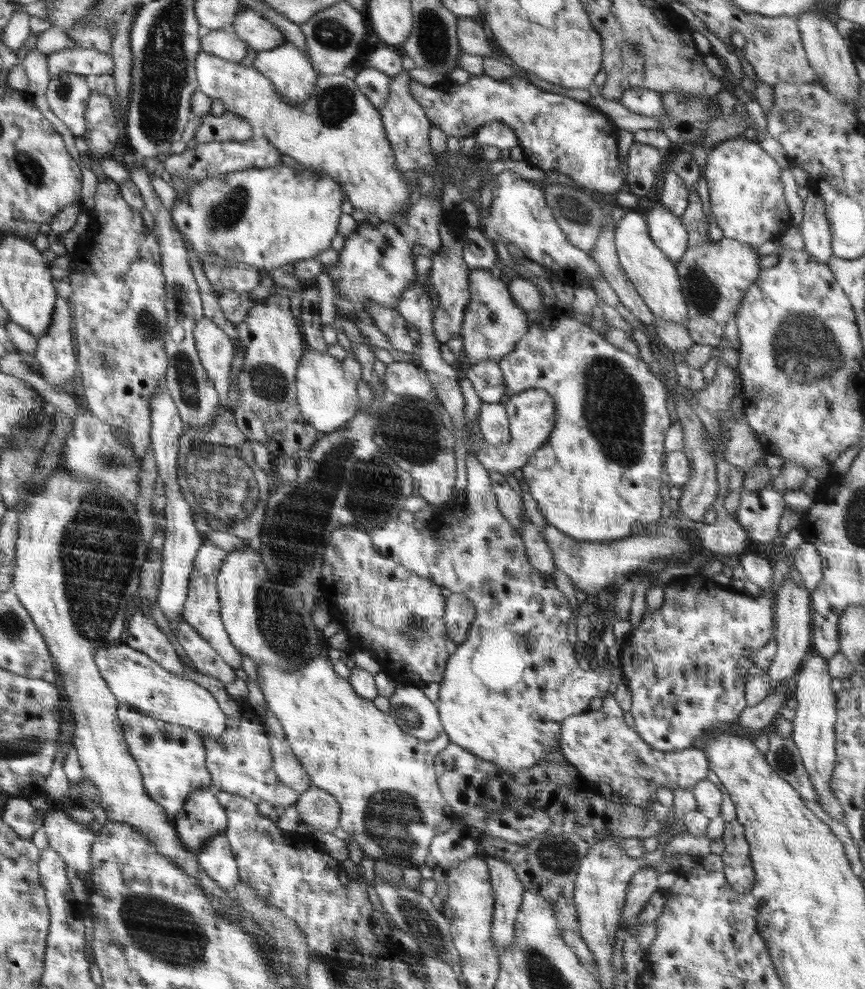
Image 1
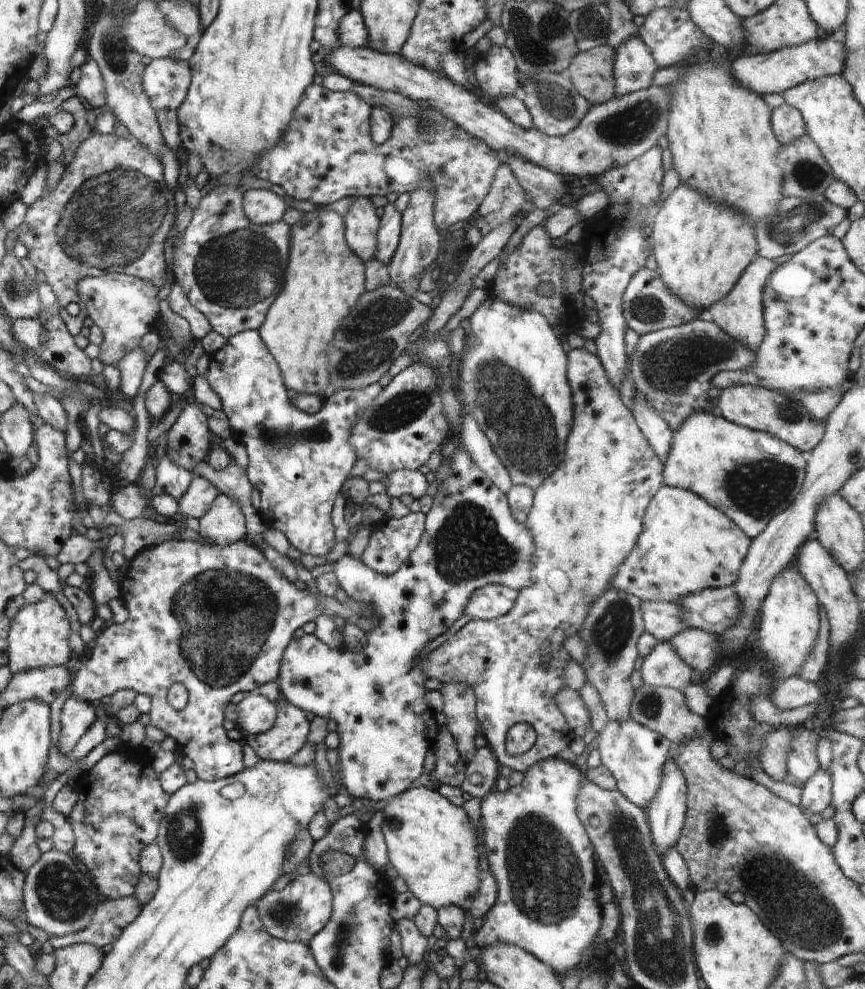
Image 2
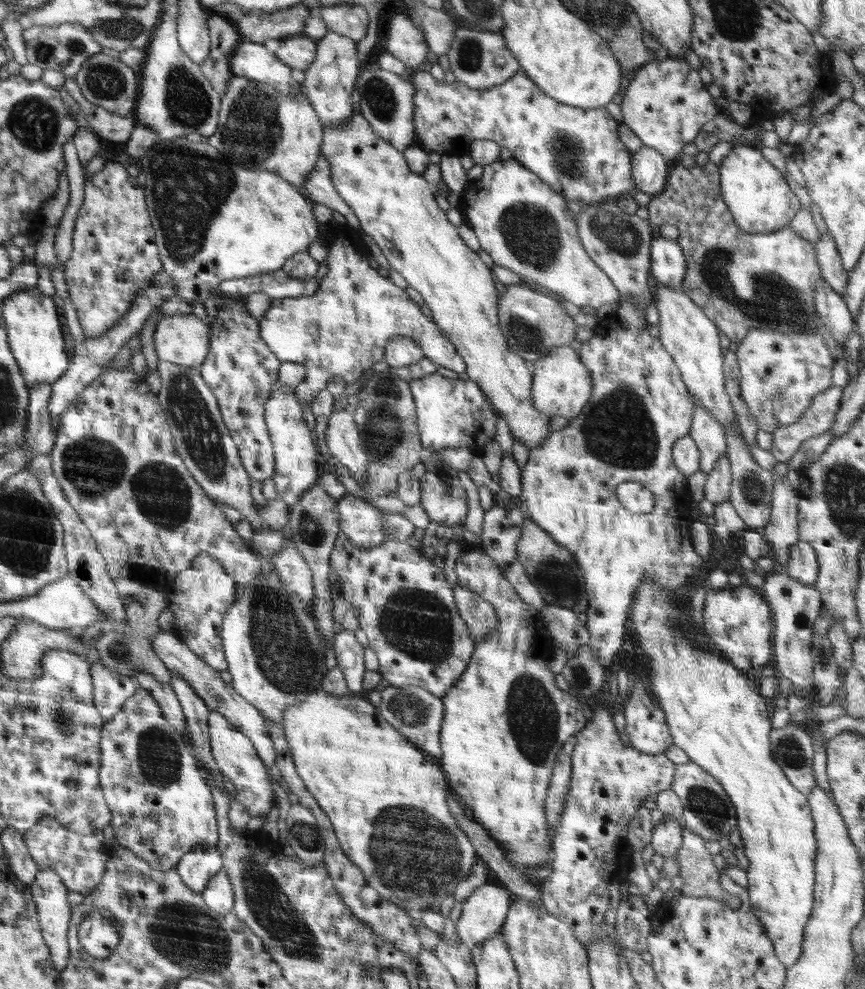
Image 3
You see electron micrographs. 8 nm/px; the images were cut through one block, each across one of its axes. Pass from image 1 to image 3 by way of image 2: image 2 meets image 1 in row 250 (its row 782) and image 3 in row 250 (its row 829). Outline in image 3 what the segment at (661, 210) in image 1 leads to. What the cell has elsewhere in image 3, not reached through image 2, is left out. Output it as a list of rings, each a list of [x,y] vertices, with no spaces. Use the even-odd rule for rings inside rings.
[[[656,233],[650,245],[650,258],[651,281],[668,287],[681,286],[686,274],[687,262],[677,240]]]

